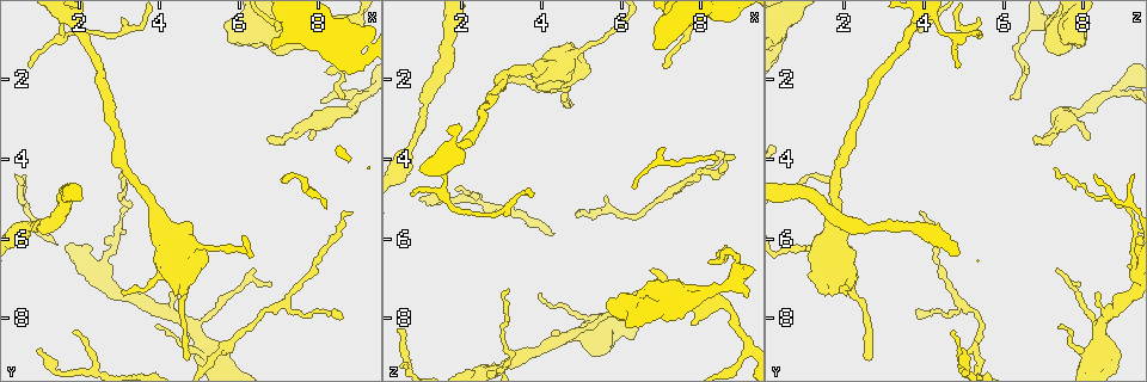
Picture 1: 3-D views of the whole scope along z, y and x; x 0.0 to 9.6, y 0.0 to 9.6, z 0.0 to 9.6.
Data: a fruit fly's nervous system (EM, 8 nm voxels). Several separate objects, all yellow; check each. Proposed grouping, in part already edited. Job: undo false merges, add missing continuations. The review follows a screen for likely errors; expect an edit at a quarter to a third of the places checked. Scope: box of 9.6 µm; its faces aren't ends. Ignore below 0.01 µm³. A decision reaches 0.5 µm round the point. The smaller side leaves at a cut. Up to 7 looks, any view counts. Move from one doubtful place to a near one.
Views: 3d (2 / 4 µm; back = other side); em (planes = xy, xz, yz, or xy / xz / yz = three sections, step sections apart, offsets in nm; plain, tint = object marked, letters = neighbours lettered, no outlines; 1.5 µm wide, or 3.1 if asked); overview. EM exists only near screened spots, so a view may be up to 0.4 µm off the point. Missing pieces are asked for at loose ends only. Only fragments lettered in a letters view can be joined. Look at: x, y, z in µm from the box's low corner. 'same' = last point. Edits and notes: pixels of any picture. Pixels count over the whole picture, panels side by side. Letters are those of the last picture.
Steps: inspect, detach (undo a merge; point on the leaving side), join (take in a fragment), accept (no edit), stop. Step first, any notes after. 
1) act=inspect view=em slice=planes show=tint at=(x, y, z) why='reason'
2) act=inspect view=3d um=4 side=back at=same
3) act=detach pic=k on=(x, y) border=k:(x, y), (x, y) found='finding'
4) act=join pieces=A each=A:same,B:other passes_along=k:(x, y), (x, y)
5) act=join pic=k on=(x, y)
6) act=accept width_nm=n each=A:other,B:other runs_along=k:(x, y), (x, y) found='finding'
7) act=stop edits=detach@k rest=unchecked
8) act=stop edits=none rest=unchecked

act=inspect view=3d um=2 at=(8.60, 2.45, 6.15) why='free end'

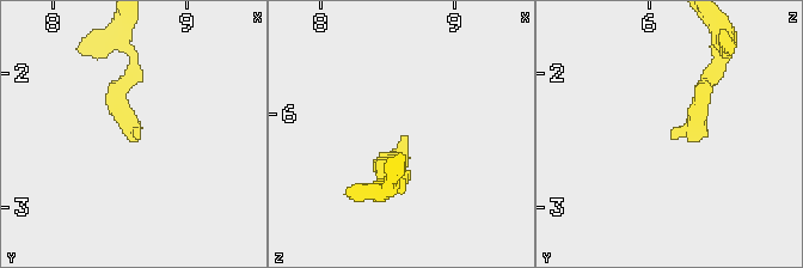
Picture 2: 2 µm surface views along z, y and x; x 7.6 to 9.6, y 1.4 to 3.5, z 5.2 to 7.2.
act=inspect view=em slice=yz step=4 show=letters at=(8.62, 2.46, 6.18)

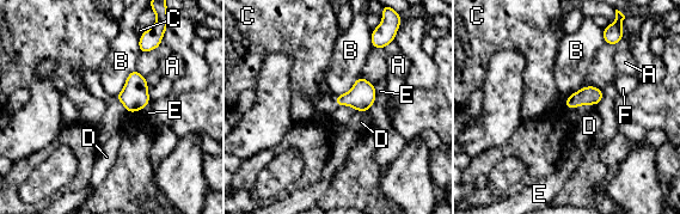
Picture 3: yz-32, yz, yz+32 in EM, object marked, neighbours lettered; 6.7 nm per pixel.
act=inspect view=em slice=planes show=letters at=same

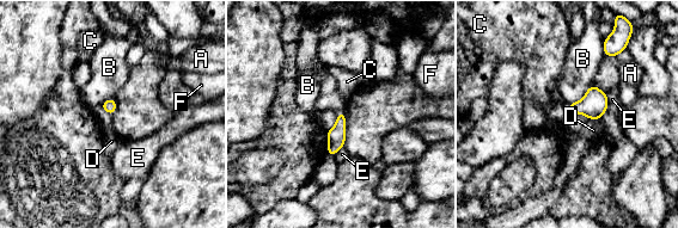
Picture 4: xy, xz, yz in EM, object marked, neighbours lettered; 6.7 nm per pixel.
act=accept each=A:other,B:other,C:other,D:other,E:other,F:other border=4:(591, 84), (580, 99), (570, 103) found='none of them fits'

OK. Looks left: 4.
act=inspect view=3d um=2 at=(7.20, 3.50, 7.25) why='sudden change in width'

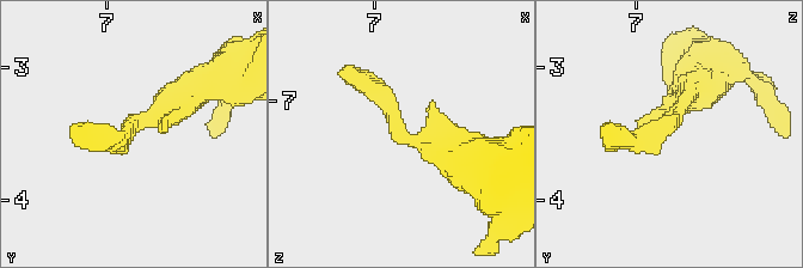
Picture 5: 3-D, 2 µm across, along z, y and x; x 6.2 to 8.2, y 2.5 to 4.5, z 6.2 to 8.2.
act=inspect view=em slice=planes show=letters at=(7.16, 3.46, 7.16) why='shape alone is not enough'

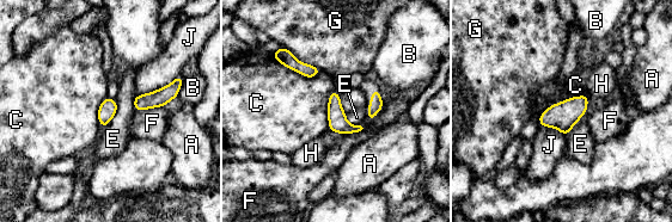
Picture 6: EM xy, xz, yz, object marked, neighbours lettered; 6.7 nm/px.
act=accept each=A:other,B:other,C:other,E:other,F:other,G:other,H:other,J:other border=6:(179, 74), (169, 84), (135, 97) found='one cell here'

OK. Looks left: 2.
act=inspect view=em slice=xy step=8 show=tint at=(3.10, 7.40, 2.05) why='thin end'

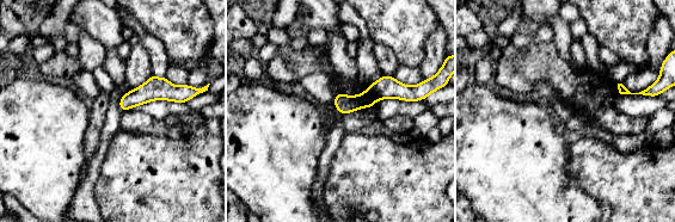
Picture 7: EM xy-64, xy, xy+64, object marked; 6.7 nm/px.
act=inspect view=em slice=planes show=letters at=same

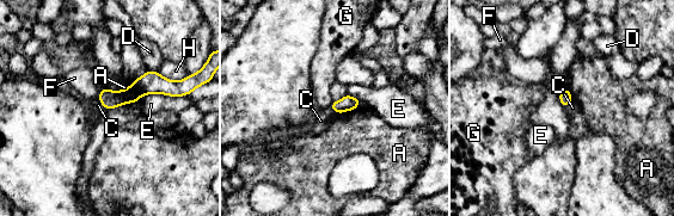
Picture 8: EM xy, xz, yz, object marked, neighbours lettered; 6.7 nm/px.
act=accept longest_contact=E:360nm each=A:other,C:other,D:other,E:other,F:other,G:other,H:other runs_along=8:(176, 92), (141, 86), (102, 98) found='no lettered fragment goes on from it'

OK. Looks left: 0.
act=stop edits=none rest=unchecked

